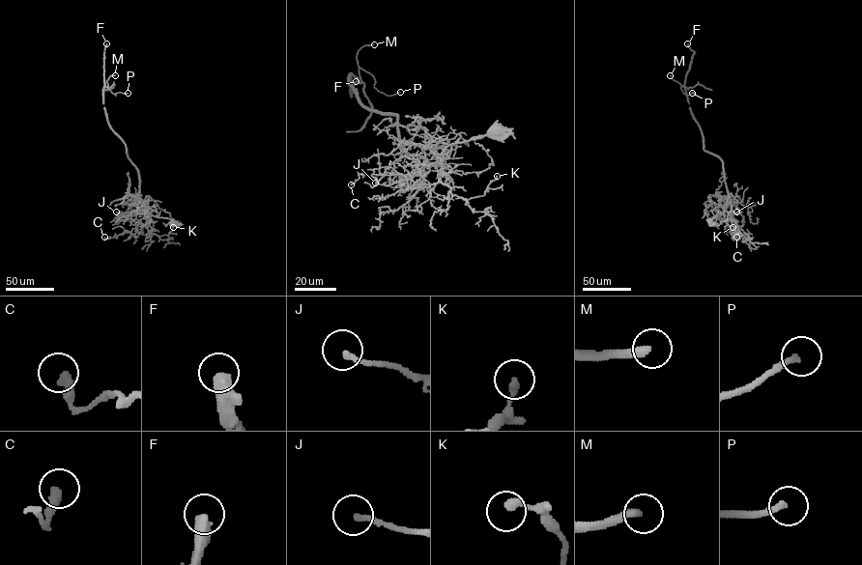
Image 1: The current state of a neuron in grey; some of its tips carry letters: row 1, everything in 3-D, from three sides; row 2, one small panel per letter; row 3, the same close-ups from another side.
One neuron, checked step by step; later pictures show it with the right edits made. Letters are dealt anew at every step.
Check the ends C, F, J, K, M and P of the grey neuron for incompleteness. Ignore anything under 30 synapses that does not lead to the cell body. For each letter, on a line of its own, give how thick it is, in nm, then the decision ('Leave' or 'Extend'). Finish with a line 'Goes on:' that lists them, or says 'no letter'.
C: Thickness 360 nm. Leave
F: Thickness 480 nm. Extend
J: Thickness 220 nm. Leave
K: Thickness 280 nm. Leave
M: Thickness 300 nm. Extend
P: Thickness 200 nm. Extend
Goes on: F, M, P

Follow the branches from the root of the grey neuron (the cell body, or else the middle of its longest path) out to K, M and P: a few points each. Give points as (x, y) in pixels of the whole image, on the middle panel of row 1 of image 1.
K: (492, 130), (448, 145), (441, 154), (441, 181), (453, 194), (470, 199), (482, 196), (497, 176)
M: (492, 130), (436, 164), (410, 155), (397, 116), (349, 84), (374, 44)
P: (492, 130), (424, 165), (349, 77), (359, 67), (400, 92)

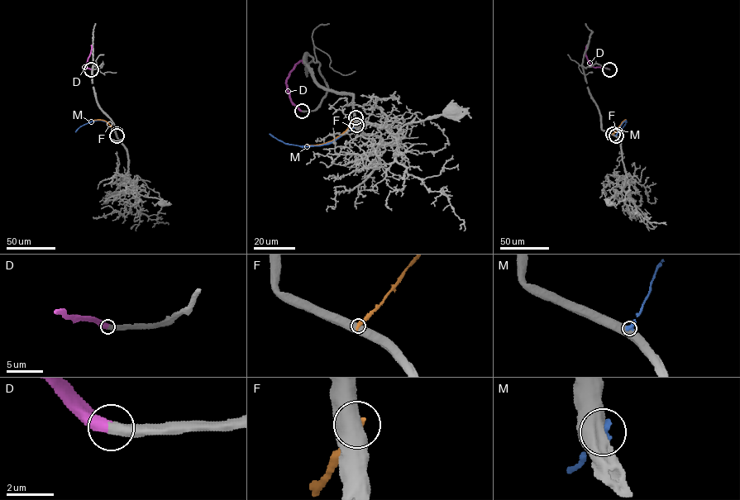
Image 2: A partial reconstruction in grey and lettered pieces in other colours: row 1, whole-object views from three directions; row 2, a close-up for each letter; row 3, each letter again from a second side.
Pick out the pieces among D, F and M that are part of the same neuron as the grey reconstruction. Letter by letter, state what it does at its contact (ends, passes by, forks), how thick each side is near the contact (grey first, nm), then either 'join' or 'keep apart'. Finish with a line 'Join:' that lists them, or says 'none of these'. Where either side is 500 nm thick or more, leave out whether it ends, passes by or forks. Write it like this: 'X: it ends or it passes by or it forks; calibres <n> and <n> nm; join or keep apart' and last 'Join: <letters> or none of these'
D: calibres 480 and 550 nm; join
F: calibres 750 and 440 nm; keep apart
M: calibres 800 and 500 nm; keep apart
Join: D

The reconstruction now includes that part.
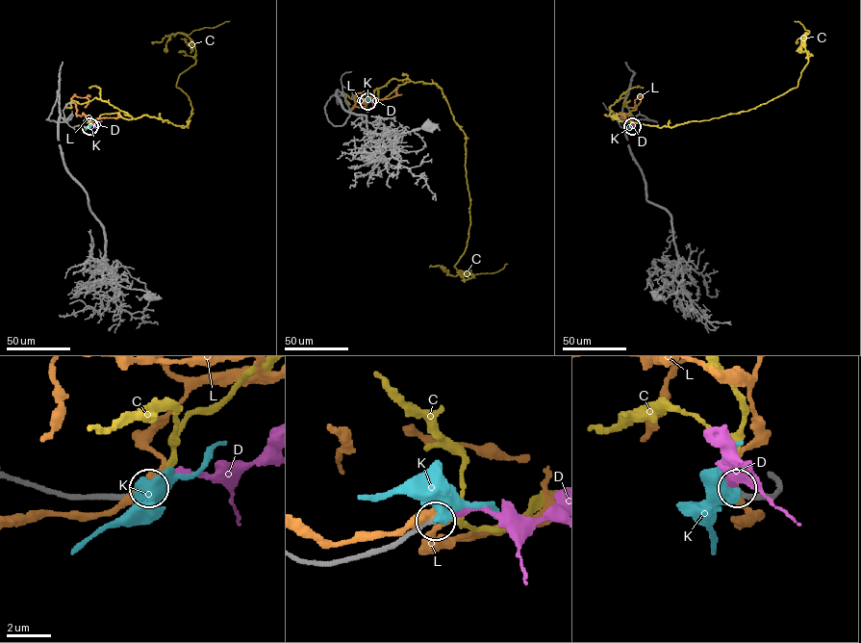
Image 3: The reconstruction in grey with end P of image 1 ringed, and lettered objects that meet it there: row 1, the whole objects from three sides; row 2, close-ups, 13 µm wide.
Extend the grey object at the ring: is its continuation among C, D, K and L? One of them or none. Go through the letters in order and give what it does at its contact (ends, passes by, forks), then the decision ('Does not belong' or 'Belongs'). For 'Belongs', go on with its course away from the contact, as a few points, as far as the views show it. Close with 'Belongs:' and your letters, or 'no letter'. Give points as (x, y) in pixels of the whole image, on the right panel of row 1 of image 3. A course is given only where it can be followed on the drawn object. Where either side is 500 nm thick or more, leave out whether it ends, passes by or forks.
C: It ends there. Does not belong
D: It ends there. Belongs
K: Does not belong
L: It passes by. Does not belong
Belongs: D

